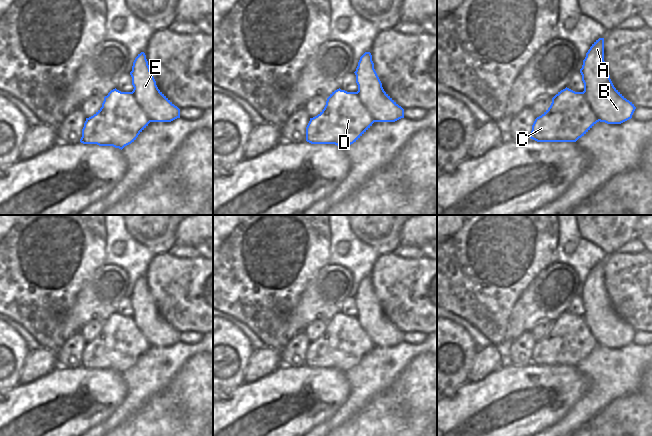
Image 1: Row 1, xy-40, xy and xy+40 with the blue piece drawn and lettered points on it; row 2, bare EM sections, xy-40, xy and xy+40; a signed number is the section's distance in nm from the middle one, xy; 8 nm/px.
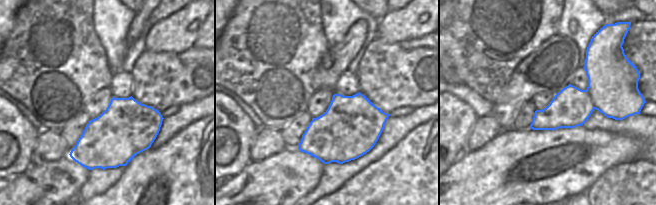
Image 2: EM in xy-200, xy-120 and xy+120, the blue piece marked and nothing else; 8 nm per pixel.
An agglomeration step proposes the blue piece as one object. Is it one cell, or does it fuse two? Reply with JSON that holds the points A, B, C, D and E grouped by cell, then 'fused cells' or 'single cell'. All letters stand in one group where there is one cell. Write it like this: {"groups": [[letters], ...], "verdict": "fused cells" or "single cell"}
{"groups": [["A", "B", "E"], ["C", "D"]], "verdict": "fused cells"}

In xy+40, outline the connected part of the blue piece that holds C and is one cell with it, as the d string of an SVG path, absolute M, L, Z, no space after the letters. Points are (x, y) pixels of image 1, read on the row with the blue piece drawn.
M565 88L532 125L530 138L537 142L576 142L599 120L582 92Z

